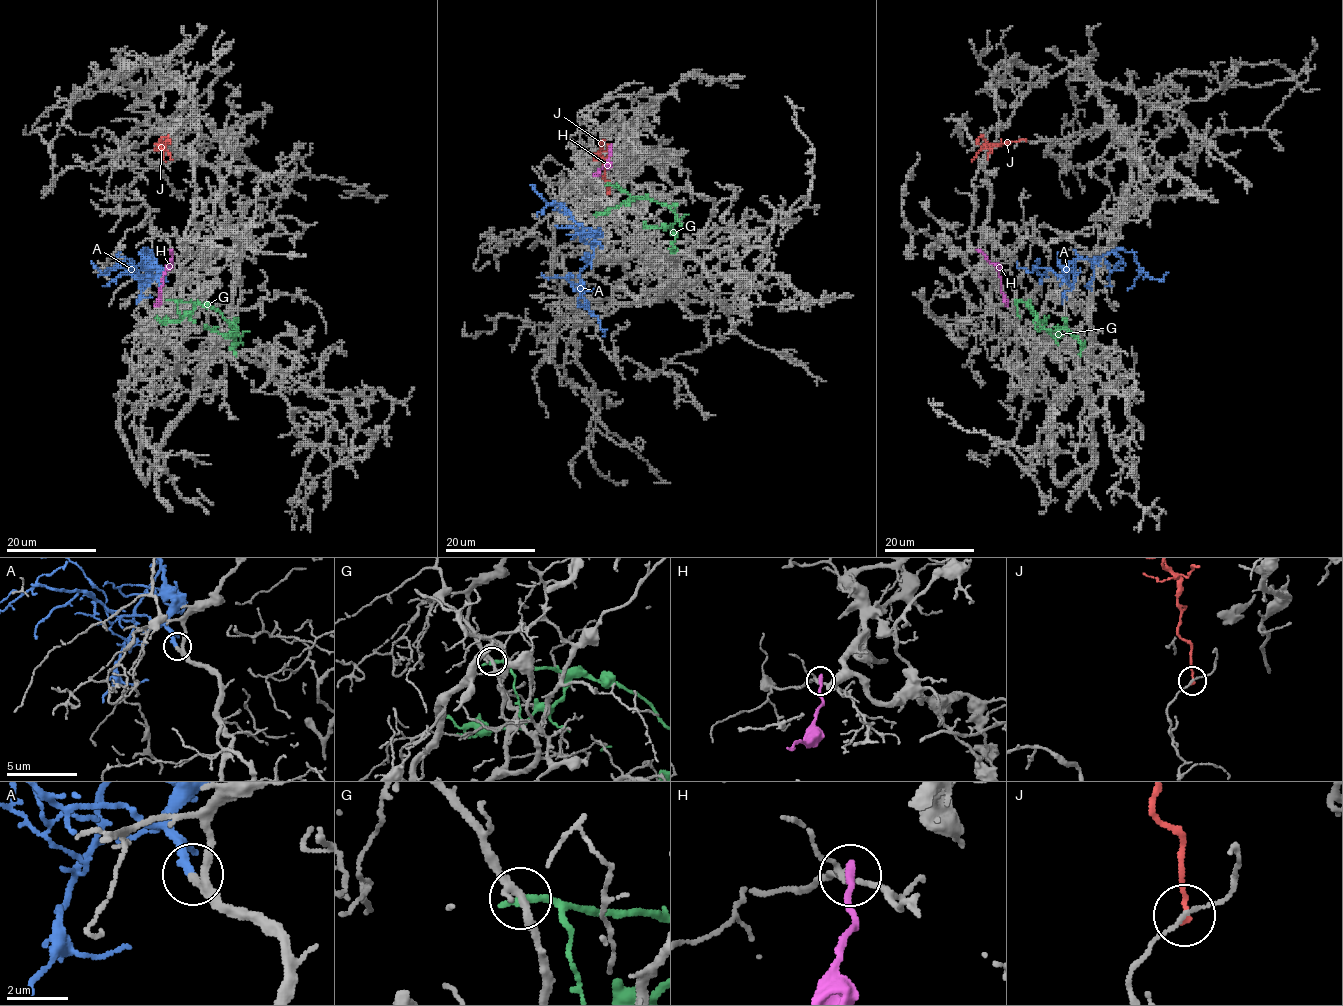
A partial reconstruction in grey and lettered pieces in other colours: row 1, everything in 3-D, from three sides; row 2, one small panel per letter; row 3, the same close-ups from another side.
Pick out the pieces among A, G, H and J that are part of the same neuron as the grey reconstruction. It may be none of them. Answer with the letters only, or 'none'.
A

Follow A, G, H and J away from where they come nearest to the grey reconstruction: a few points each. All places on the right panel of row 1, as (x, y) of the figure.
A: (1060, 285), (1071, 260), (1098, 259), (1115, 249), (1131, 251), (1137, 264), (1155, 279), (1162, 281), (1168, 272)
G: (1016, 299), (1030, 304), (1035, 320), (1042, 327), (1050, 330), (1066, 328), (1075, 335), (1082, 345), (1079, 355)
H: (979, 250), (997, 268), (1000, 292), (1007, 305)
J: (1024, 139), (991, 144), (981, 135), (977, 144)

